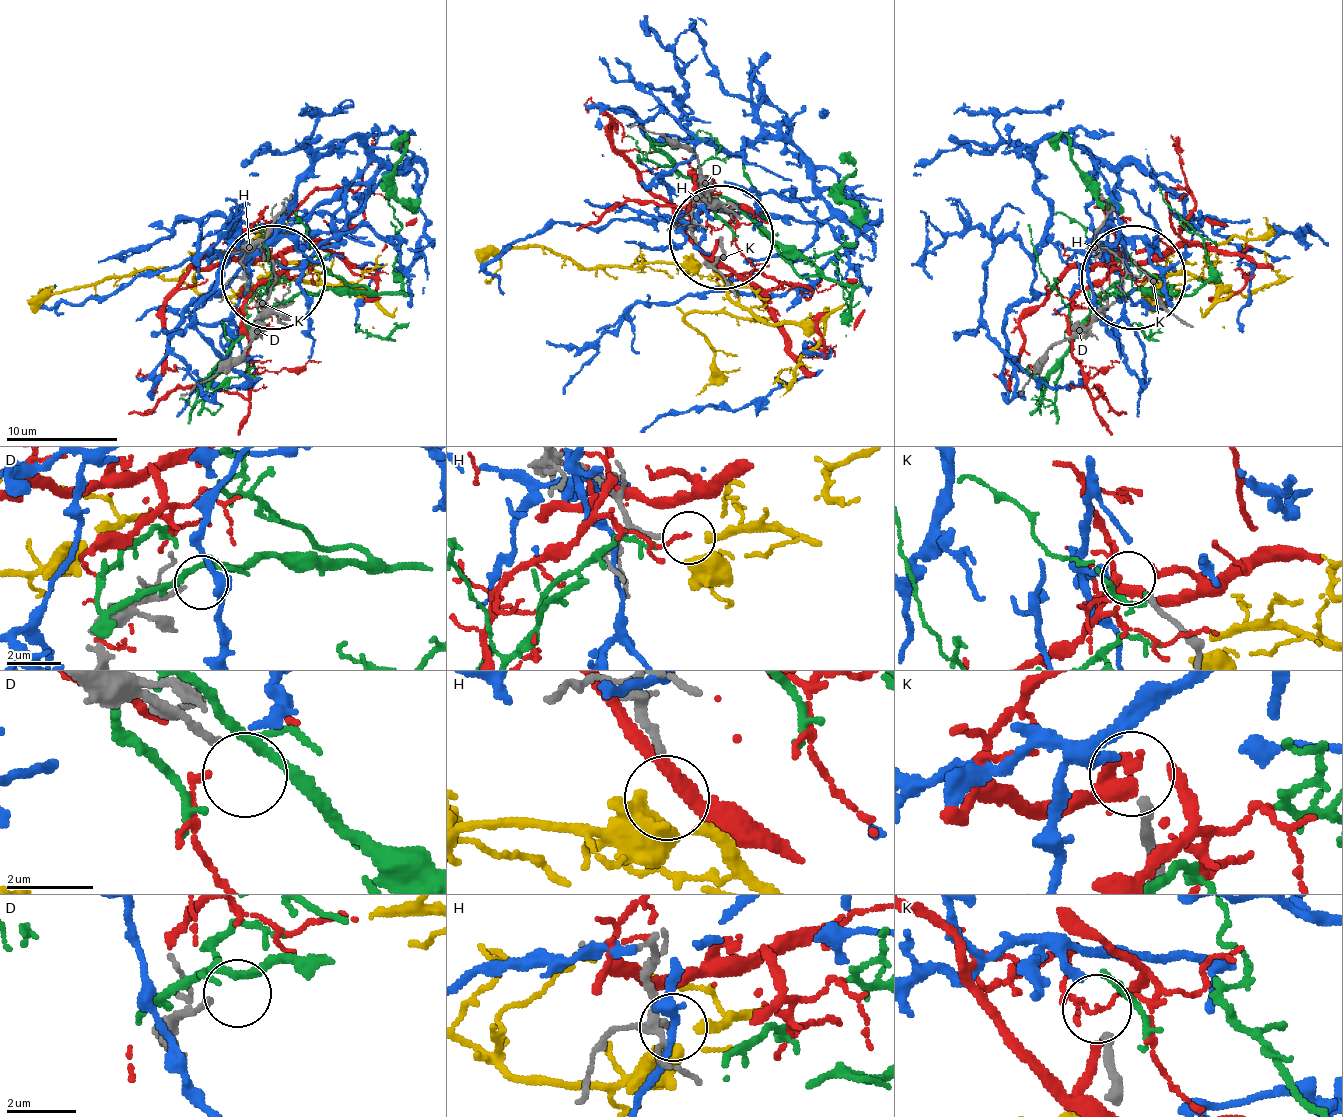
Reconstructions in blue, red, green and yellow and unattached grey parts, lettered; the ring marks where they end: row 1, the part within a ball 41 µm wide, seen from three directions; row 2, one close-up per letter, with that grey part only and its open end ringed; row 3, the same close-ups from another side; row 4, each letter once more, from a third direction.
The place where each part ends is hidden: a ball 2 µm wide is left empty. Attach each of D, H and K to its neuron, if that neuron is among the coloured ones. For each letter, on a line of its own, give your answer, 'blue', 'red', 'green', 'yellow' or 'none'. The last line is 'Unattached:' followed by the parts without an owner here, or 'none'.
D: none
H: yellow
K: blue
Unattached: D

